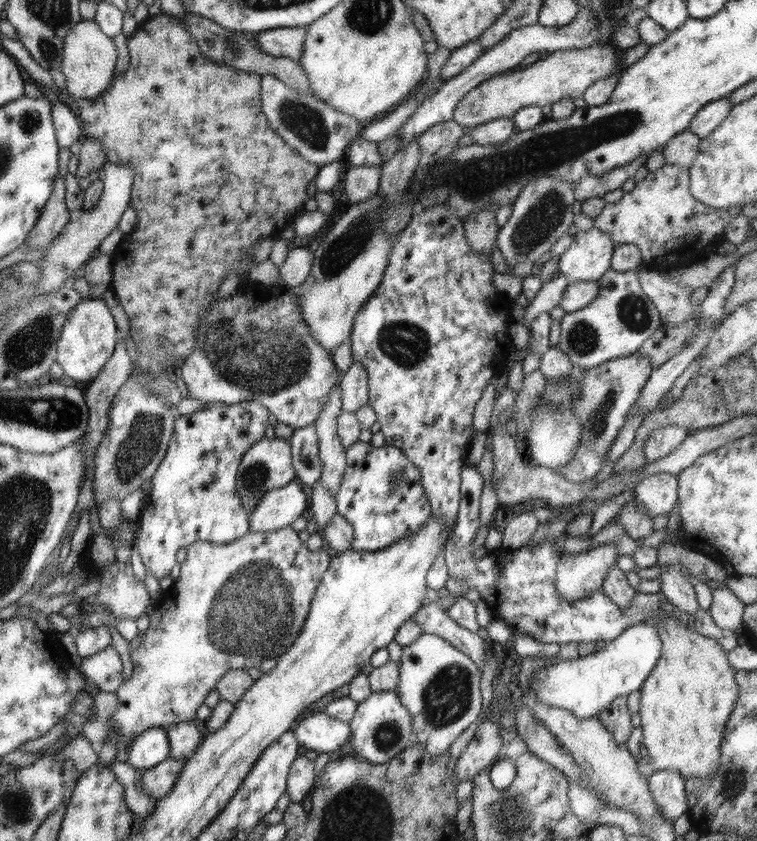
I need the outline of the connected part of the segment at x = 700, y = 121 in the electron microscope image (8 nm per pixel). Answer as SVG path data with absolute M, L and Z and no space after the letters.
M721 98L703 106L692 119L688 130L703 139L708 133L714 132L727 118L733 104L728 98Z

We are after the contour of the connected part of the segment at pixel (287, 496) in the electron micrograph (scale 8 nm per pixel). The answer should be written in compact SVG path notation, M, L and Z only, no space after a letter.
M298 482L266 491L252 509L249 532L274 532L291 526L303 516L308 496Z

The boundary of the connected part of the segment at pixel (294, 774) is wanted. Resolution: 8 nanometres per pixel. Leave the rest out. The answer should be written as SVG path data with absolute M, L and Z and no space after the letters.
M306 756L296 758L292 764L287 778L286 790L291 803L302 804L310 794L310 788L315 784L314 766L315 764L308 761Z

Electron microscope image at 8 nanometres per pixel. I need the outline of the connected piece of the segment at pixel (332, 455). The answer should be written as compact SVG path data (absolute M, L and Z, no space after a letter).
M338 380L338 383L332 387L327 402L324 403L323 410L321 410L321 413L319 414L319 419L313 424L318 433L319 457L322 465L319 482L323 484L324 488L327 488L330 491L330 494L334 496L334 499L336 499L344 473L346 472L346 467L348 466L346 448L341 443L337 433L337 416L343 411L341 404L340 380Z

